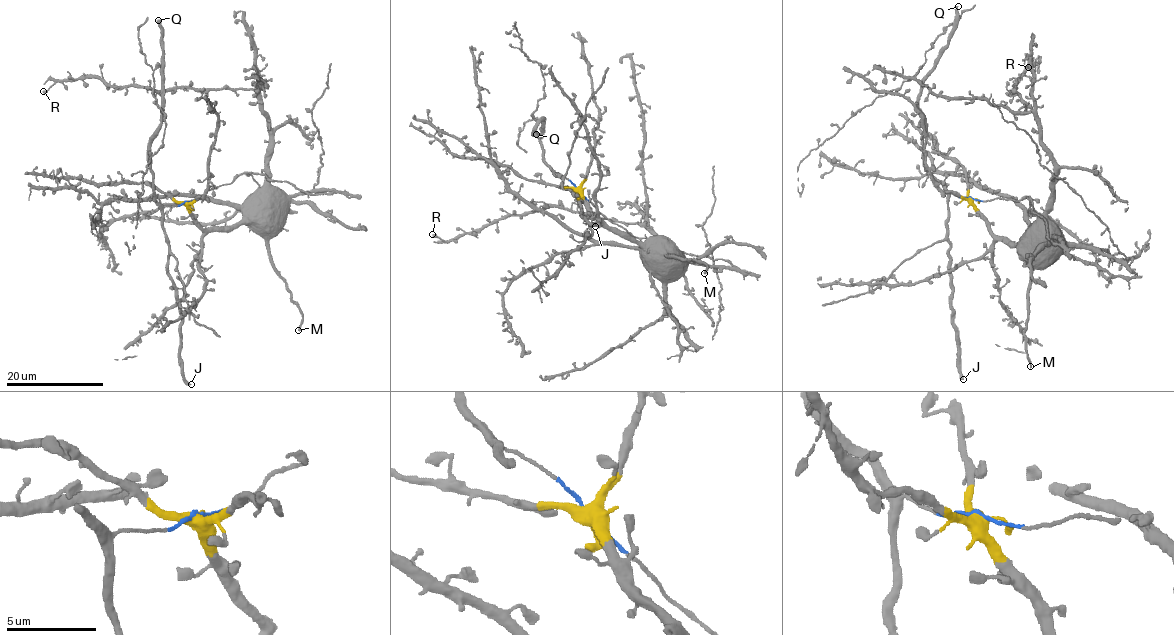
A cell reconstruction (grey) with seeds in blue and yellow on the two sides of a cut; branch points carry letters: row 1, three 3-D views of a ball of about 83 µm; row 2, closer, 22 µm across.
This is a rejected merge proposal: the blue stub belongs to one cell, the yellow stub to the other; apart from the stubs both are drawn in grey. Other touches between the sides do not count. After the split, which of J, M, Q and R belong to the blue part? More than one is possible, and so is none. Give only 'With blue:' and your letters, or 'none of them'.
With blue: J, Q

